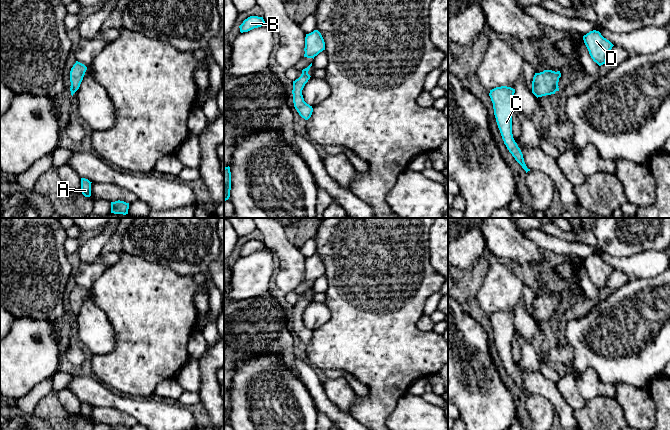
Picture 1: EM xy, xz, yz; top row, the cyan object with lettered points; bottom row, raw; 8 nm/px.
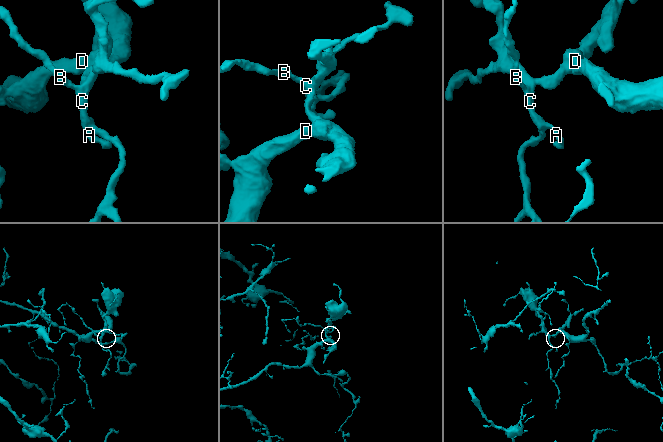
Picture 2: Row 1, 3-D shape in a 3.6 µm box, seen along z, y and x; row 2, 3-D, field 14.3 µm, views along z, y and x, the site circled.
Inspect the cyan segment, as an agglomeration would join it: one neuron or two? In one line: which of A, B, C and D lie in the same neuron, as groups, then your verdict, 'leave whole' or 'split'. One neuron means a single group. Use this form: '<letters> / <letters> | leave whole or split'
A B C D | leave whole

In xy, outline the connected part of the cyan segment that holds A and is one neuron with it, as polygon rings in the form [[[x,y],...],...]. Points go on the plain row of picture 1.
[[[81,402],[81,416],[85,421],[91,420],[91,407],[88,403]]]

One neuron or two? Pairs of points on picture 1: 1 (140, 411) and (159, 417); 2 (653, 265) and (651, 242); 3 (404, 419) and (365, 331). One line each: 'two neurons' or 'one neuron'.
1: one neuron
2: two neurons
3: two neurons

